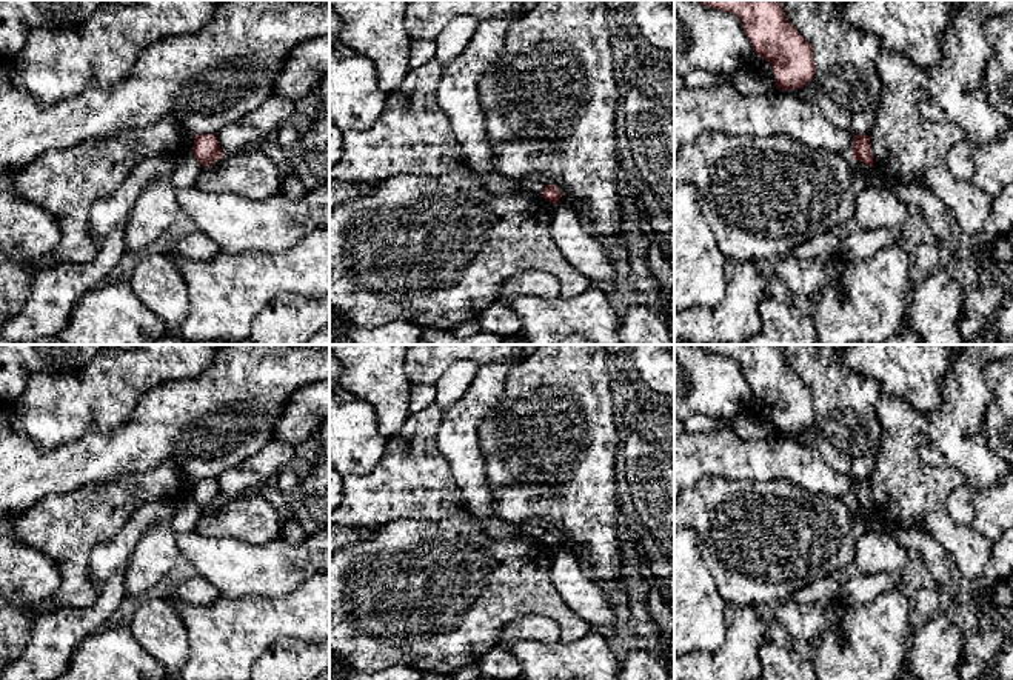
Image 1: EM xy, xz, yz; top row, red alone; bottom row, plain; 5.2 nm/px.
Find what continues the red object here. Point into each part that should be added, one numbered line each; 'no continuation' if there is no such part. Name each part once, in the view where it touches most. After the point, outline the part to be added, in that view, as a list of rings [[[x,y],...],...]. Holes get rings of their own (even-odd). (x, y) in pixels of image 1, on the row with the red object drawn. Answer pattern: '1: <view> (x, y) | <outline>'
1: yz (759, 65) | [[[754,52],[754,60],[753,60],[750,69],[753,69],[761,77],[768,77],[768,78],[774,80],[774,72],[771,69],[771,65],[768,62],[765,62],[764,58],[761,58],[756,52]]]

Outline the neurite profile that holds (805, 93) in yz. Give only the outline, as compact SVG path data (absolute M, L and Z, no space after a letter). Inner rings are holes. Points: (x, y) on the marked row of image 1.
M810 82L799 89L782 89L781 92L797 97L802 102L814 102L814 83Z

